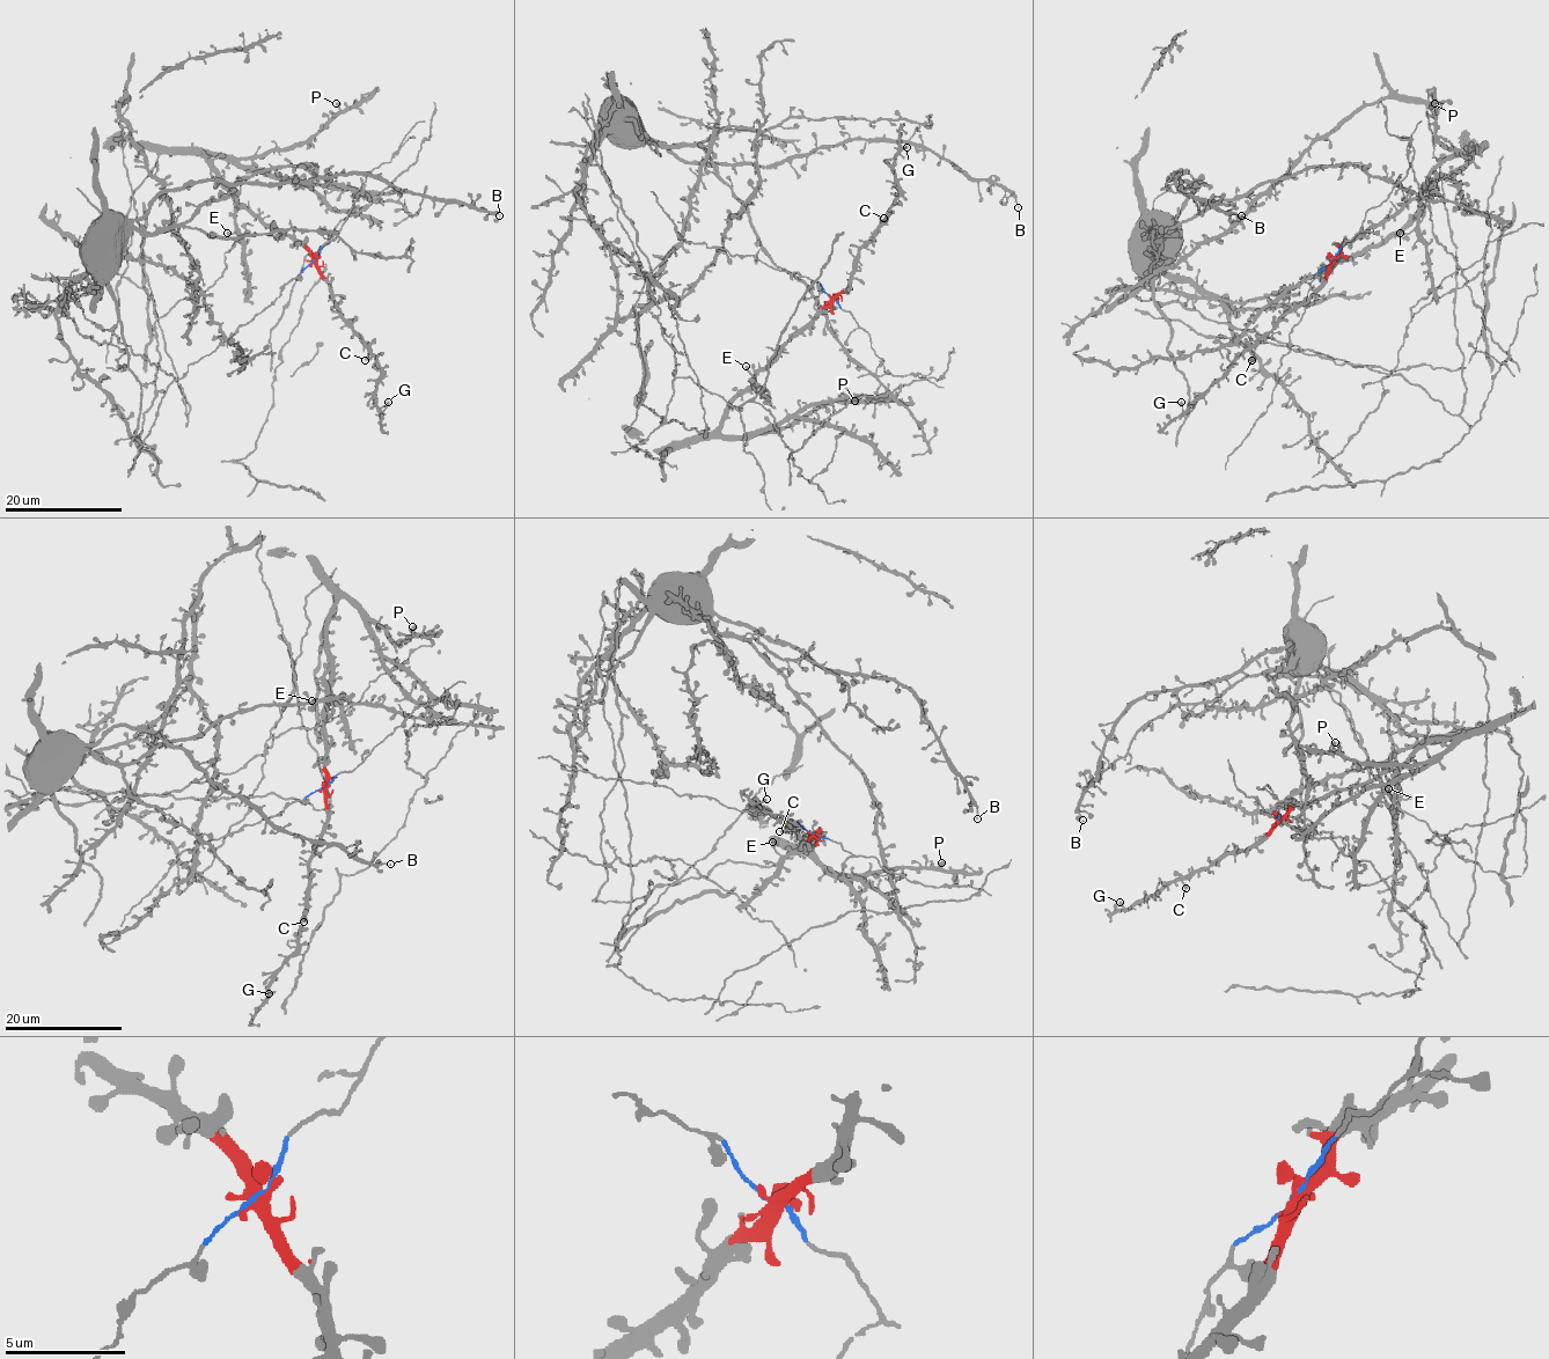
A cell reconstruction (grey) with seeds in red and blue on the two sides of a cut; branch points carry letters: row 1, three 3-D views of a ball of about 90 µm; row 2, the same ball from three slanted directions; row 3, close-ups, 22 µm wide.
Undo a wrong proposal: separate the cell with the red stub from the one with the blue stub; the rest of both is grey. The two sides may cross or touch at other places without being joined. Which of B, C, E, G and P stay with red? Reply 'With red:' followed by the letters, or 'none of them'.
With red: C, E, G, P

